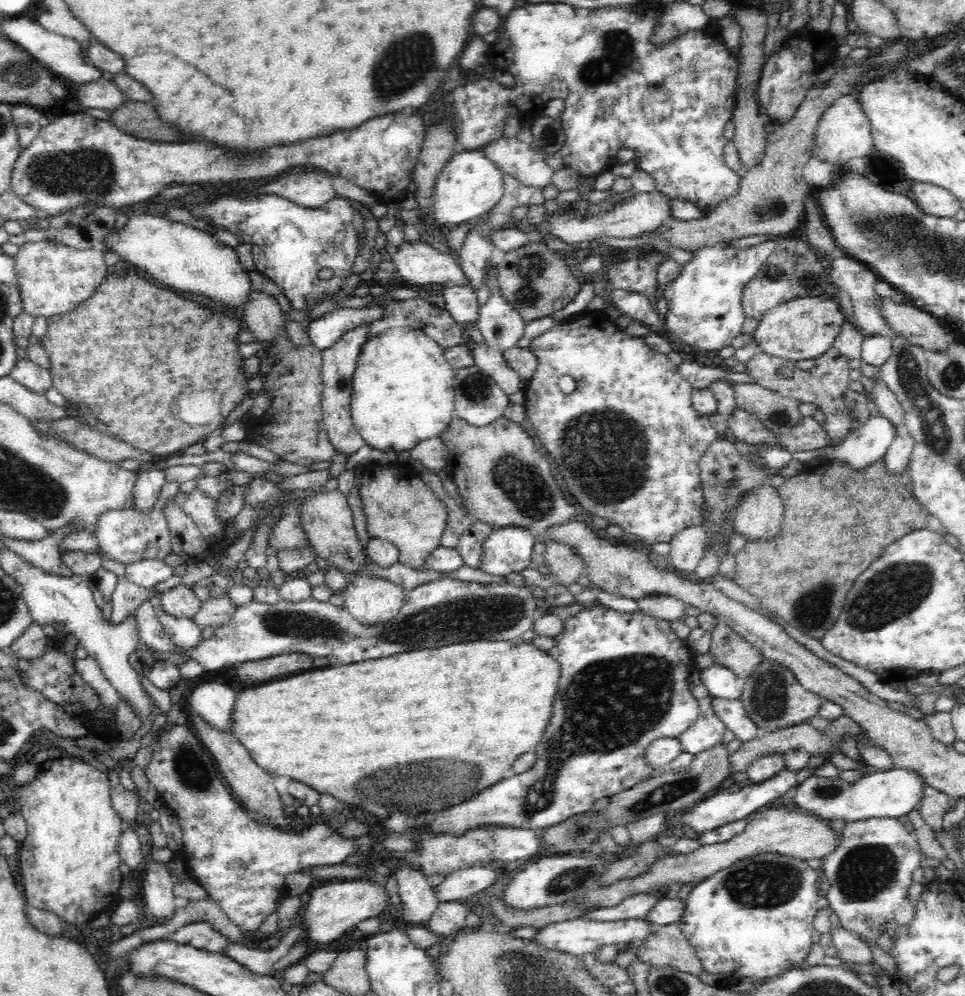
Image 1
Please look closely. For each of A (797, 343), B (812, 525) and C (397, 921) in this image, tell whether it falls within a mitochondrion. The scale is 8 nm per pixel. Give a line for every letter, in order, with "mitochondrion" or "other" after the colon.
A: other
B: other
C: other

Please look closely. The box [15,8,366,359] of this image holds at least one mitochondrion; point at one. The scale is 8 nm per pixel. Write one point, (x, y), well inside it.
(86, 172)

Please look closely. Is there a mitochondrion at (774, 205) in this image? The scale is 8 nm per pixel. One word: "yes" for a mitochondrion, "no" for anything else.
yes

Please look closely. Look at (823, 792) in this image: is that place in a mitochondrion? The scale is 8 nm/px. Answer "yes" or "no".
yes

